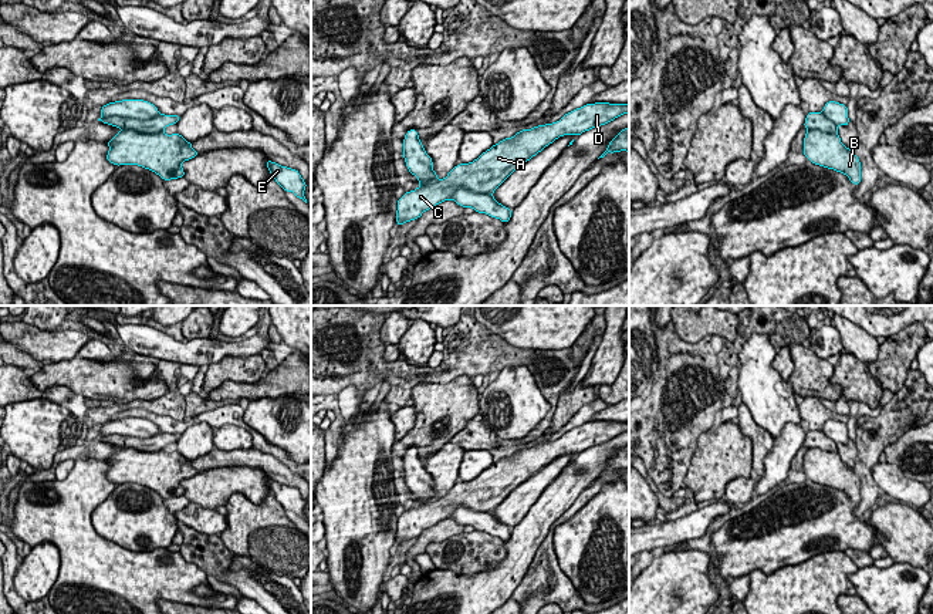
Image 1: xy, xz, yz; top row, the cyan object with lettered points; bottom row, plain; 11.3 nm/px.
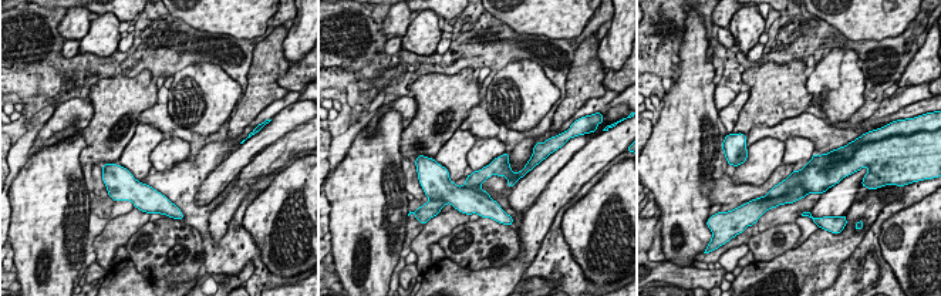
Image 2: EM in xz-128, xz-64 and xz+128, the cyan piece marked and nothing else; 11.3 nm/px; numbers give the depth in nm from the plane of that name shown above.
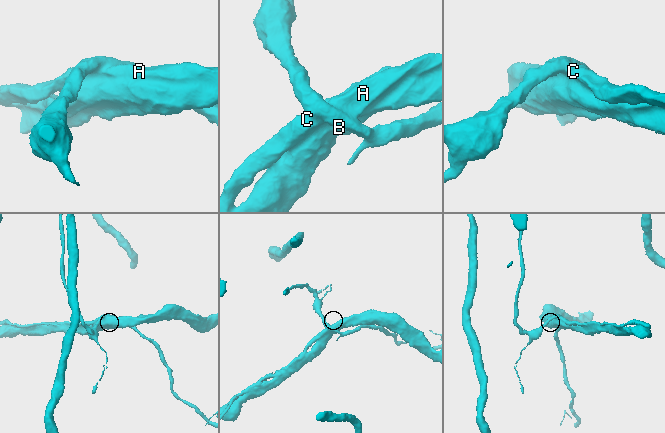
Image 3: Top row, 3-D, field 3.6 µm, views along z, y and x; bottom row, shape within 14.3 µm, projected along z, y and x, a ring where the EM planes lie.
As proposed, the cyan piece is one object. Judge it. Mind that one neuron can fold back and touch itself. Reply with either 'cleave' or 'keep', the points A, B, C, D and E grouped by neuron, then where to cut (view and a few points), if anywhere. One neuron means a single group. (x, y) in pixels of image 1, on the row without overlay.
cleave | A B C D / E | xy (159, 431), (145, 438), (101, 437)

